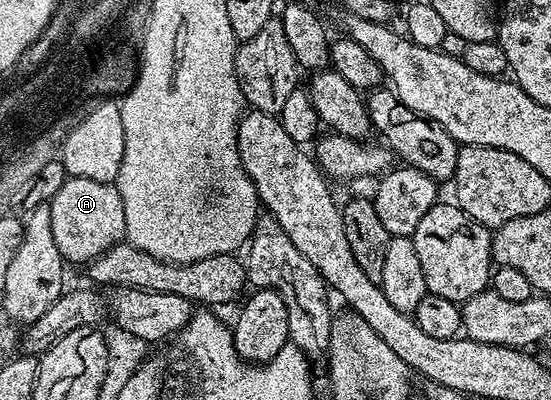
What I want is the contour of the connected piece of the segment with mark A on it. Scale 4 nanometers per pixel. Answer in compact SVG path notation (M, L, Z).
M69 177L51 198L51 224L53 241L68 264L91 263L101 253L122 244L127 238L125 205L121 205L119 190L114 183L89 181Z

